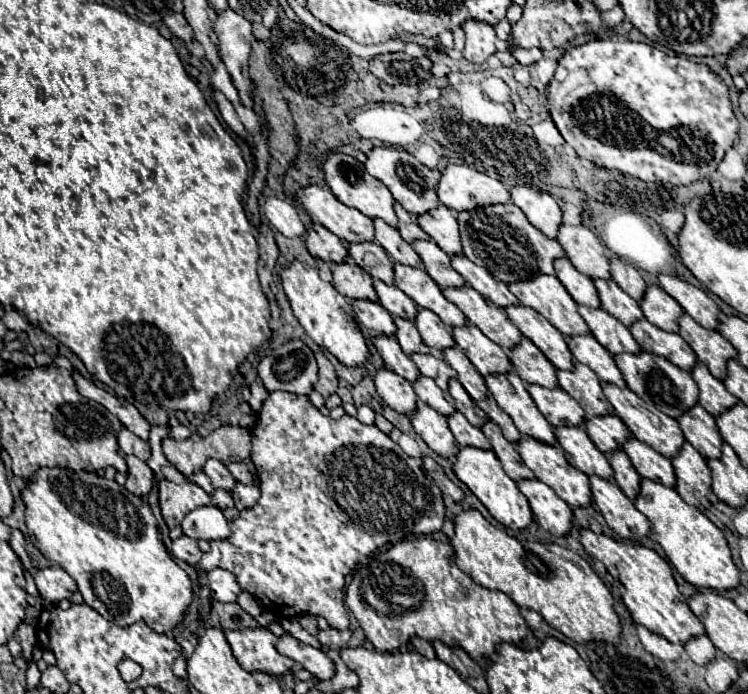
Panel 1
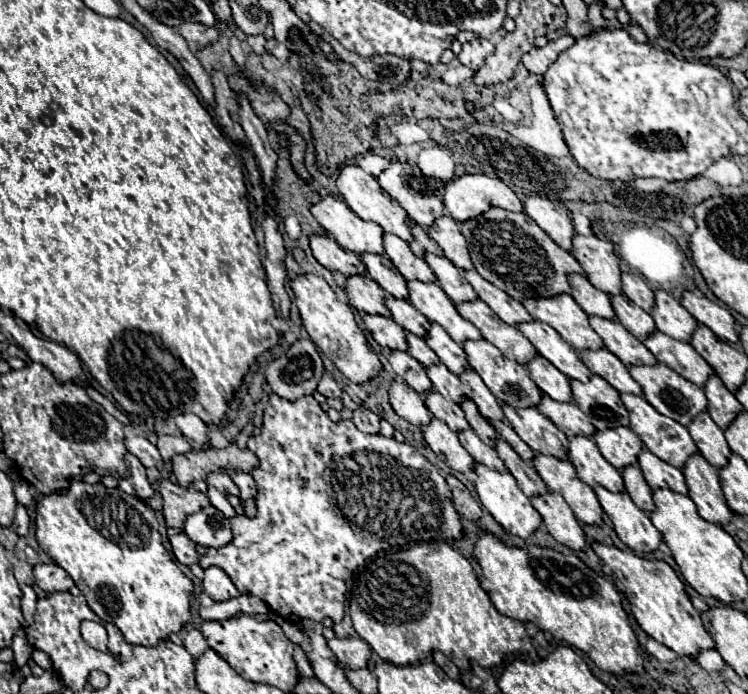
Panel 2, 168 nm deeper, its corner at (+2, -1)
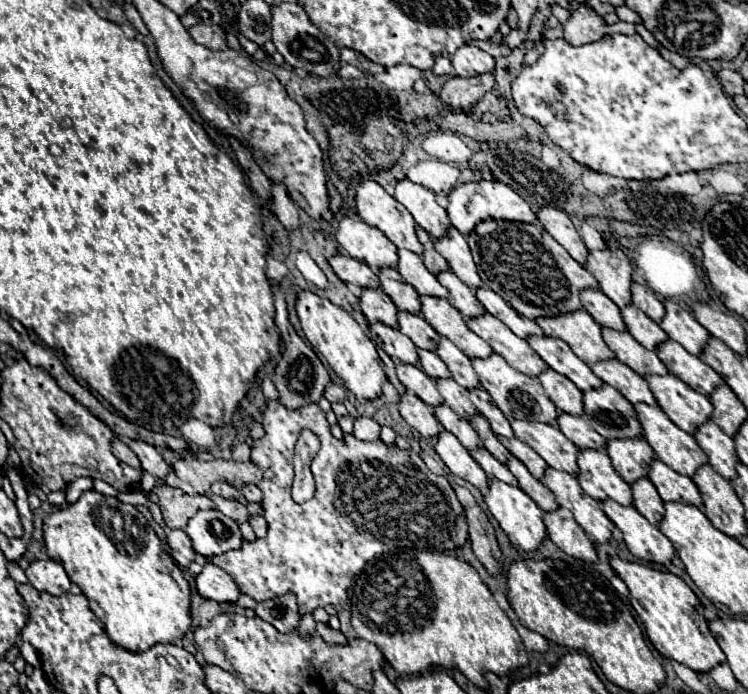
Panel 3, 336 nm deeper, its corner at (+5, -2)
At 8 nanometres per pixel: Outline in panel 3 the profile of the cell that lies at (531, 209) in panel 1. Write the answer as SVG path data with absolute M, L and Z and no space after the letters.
M541 207L537 211L537 219L539 223L547 229L547 233L561 245L565 247L565 251L577 261L577 263L585 263L587 259L587 247L583 245L581 237L575 231L573 221L569 219L569 215L561 209L555 207Z

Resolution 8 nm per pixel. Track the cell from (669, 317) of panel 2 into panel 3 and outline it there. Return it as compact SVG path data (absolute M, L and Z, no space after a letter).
M665 299L665 317L659 327L667 333L669 339L683 345L691 355L699 355L709 339L709 331L697 323L697 319L687 313L679 303Z

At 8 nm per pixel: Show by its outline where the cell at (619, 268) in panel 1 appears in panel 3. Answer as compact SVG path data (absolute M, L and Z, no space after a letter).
M633 283L631 285L631 301L635 307L639 307L647 317L651 317L655 323L659 323L665 315L665 309L663 309L663 303L655 297L653 289L649 289L647 285L639 285L639 283Z

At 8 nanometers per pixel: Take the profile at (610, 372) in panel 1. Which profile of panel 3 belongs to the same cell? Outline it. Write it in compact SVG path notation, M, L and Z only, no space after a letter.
M607 359L607 361L597 361L589 367L601 381L615 387L627 401L657 405L647 381L641 375L637 375L631 367L627 367L625 363L617 359Z

